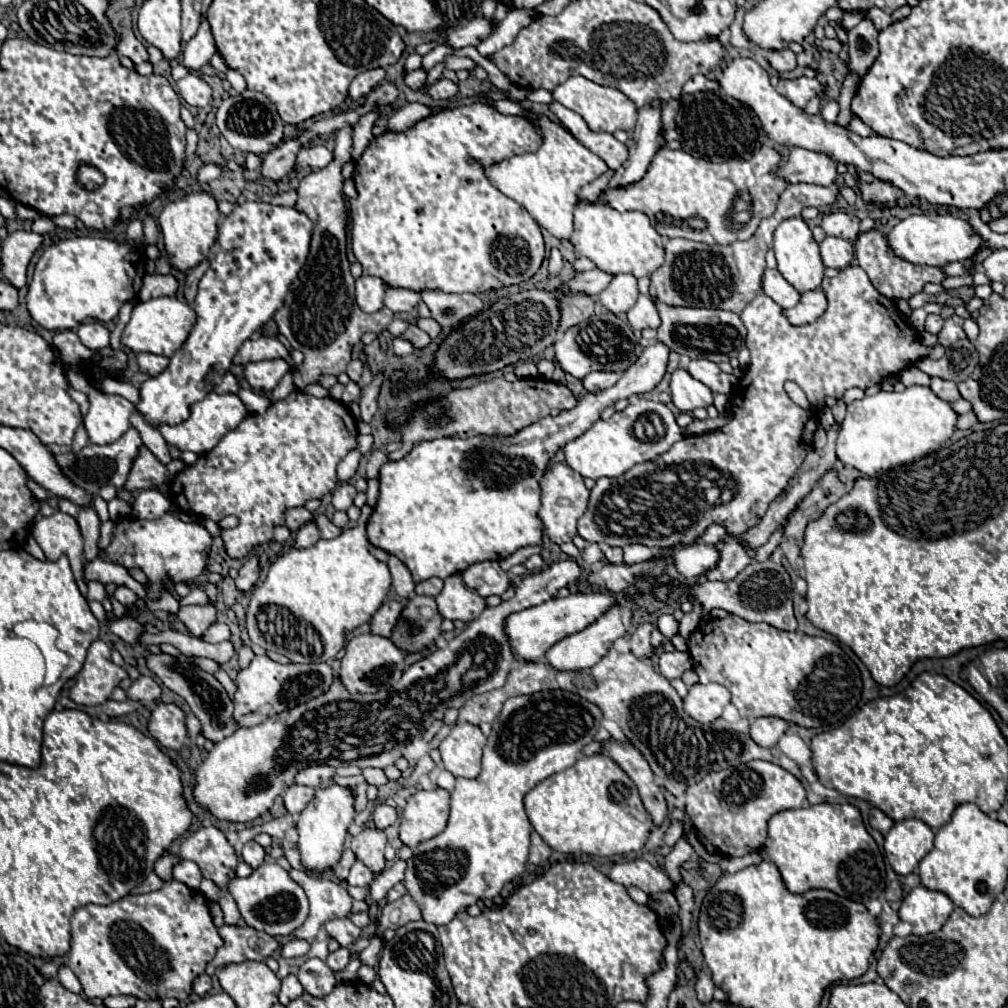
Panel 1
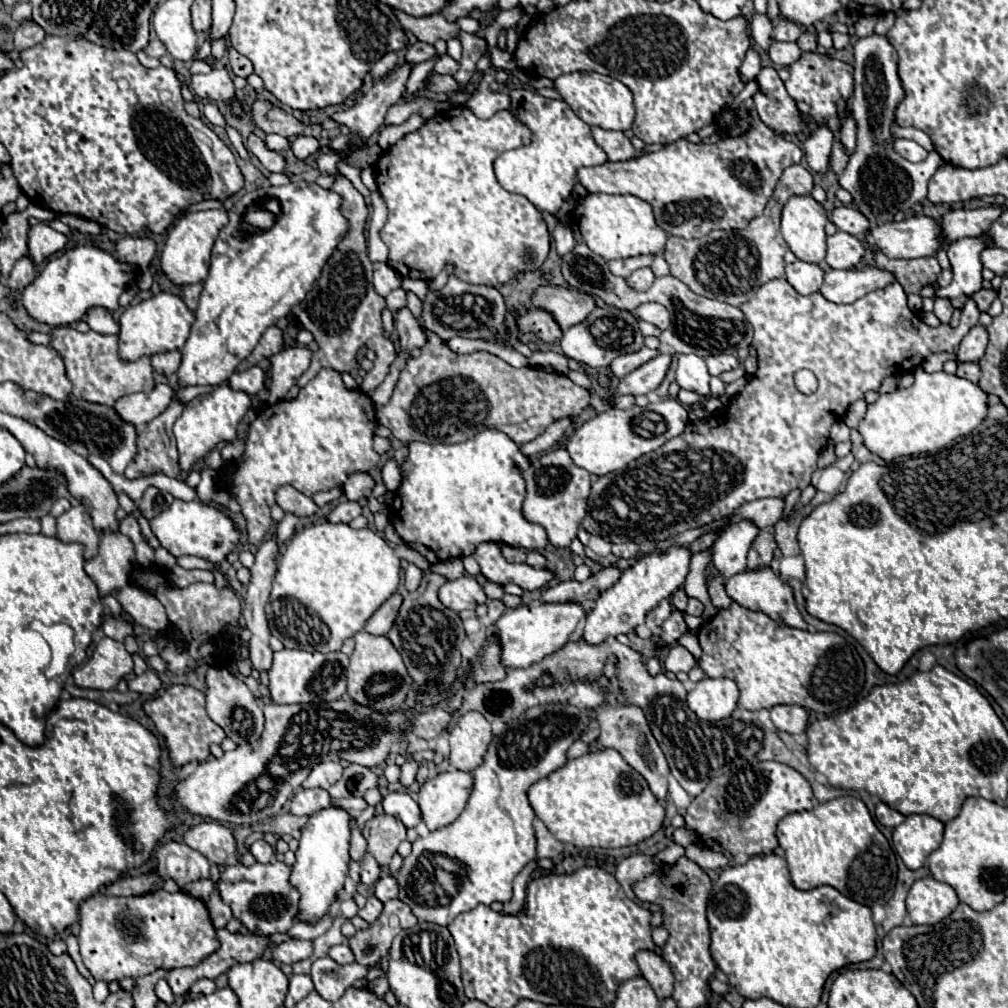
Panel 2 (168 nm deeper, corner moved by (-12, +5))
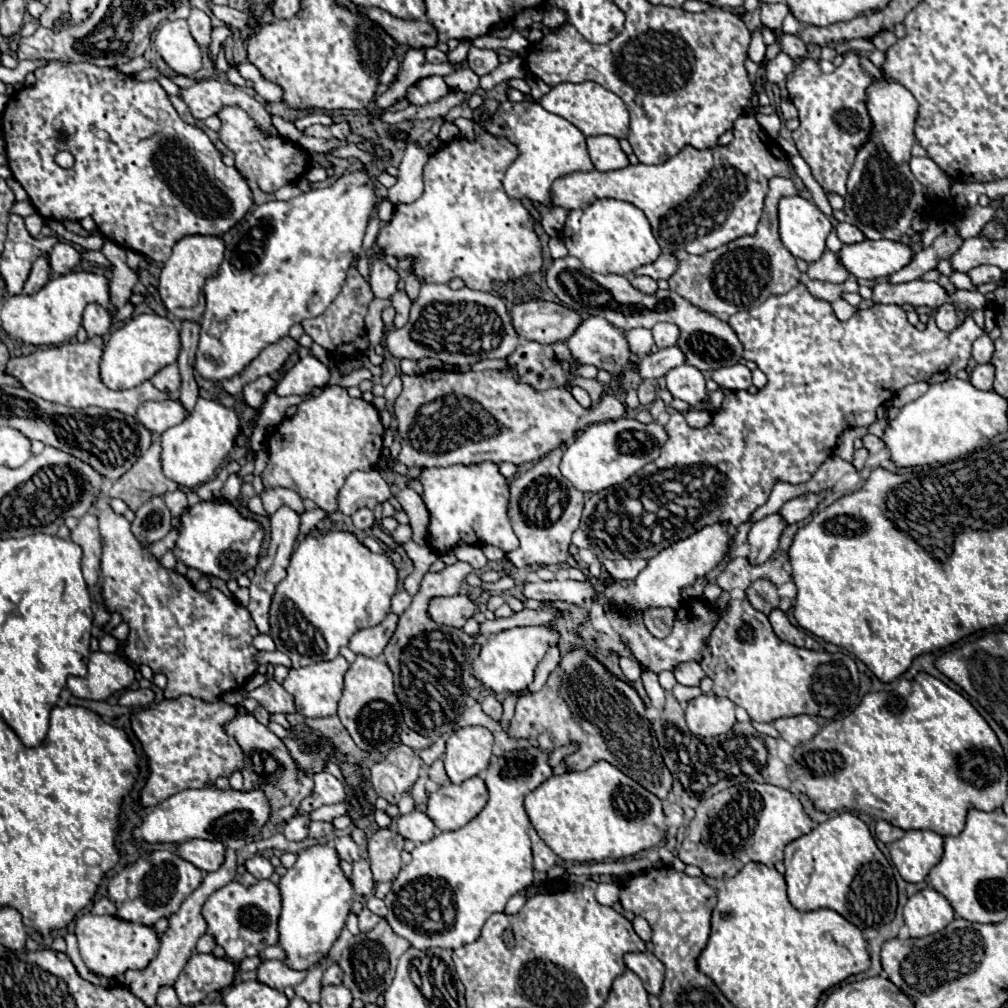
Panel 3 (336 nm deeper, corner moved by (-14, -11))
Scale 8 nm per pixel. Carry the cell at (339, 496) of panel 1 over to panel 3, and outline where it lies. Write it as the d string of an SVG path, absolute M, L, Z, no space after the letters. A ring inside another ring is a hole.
M378 470L352 472L338 492L338 510L350 516L360 508L374 508L376 504L382 504L390 496L390 486Z

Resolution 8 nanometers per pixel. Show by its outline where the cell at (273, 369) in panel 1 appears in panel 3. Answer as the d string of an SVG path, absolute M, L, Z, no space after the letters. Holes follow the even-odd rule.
M308 354L284 374L284 378L276 384L274 392L278 396L292 396L292 394L302 396L312 392L314 388L326 386L328 380L330 380L330 368L312 354Z

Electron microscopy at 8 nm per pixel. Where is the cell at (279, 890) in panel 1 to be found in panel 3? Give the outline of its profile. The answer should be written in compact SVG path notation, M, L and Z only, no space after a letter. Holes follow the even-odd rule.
M258 880L254 886L242 886L240 882L230 882L216 890L202 906L202 916L208 924L206 934L214 938L218 946L226 950L232 962L240 962L248 956L256 956L266 946L278 942L278 916L282 908L282 898L278 886L270 880Z

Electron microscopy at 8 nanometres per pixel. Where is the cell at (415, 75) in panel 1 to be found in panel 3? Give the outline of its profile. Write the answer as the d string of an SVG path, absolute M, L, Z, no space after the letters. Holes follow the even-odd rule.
M462 68L462 70L456 70L456 72L452 72L452 74L448 74L446 78L444 78L444 82L448 84L448 86L452 86L452 88L458 88L460 92L464 92L466 96L470 96L470 94L474 94L478 88L480 88L480 78L470 70L470 68Z

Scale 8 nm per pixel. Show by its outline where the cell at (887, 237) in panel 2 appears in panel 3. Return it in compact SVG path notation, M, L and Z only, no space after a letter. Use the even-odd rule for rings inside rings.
M864 240L860 244L844 244L836 256L852 276L878 280L904 268L912 258L912 250L892 240Z

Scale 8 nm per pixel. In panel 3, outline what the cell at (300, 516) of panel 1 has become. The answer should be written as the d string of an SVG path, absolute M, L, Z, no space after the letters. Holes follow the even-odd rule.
M266 488L266 490L262 490L260 498L262 498L264 510L268 514L274 514L284 504L290 506L290 508L294 508L296 512L304 512L302 498L296 492L292 492L290 488Z

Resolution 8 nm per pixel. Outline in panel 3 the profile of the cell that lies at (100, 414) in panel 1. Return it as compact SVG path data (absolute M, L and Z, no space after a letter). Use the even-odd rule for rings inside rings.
M164 400L164 402L144 402L138 408L136 418L152 432L162 434L166 428L176 426L188 418L188 410L176 402L176 400Z

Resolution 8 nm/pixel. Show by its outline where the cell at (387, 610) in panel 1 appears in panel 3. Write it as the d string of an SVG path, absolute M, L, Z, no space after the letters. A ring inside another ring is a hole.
M388 614L378 626L358 630L350 638L348 648L354 654L362 654L362 656L368 656L368 658L378 658L382 654L382 650L386 648L388 640L392 638L392 634L396 630L396 624L398 624L398 616L396 614Z

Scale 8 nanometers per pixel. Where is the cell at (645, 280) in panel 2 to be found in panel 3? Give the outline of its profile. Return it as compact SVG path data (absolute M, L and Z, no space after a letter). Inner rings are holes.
M630 276L630 282L632 282L634 288L638 288L644 294L652 294L652 292L658 290L656 280L652 280L650 276Z

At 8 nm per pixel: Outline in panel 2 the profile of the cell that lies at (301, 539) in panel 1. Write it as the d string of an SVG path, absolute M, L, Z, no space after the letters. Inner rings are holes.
M344 502L344 504L334 506L330 510L330 514L326 516L326 520L332 524L350 524L350 520L360 516L360 512L362 512L362 508L356 502Z

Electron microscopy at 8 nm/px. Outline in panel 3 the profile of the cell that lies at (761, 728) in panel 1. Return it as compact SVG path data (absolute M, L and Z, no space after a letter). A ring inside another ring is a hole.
M806 714L790 716L790 718L778 718L778 720L774 720L774 728L778 730L780 738L790 742L792 746L802 744L804 740L810 740L818 732L818 724Z

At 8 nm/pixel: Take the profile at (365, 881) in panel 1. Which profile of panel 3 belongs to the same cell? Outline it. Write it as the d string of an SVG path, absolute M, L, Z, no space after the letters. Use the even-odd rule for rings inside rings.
M366 858L352 862L352 878L350 878L356 896L372 896L374 894L374 878L370 872L370 864Z

